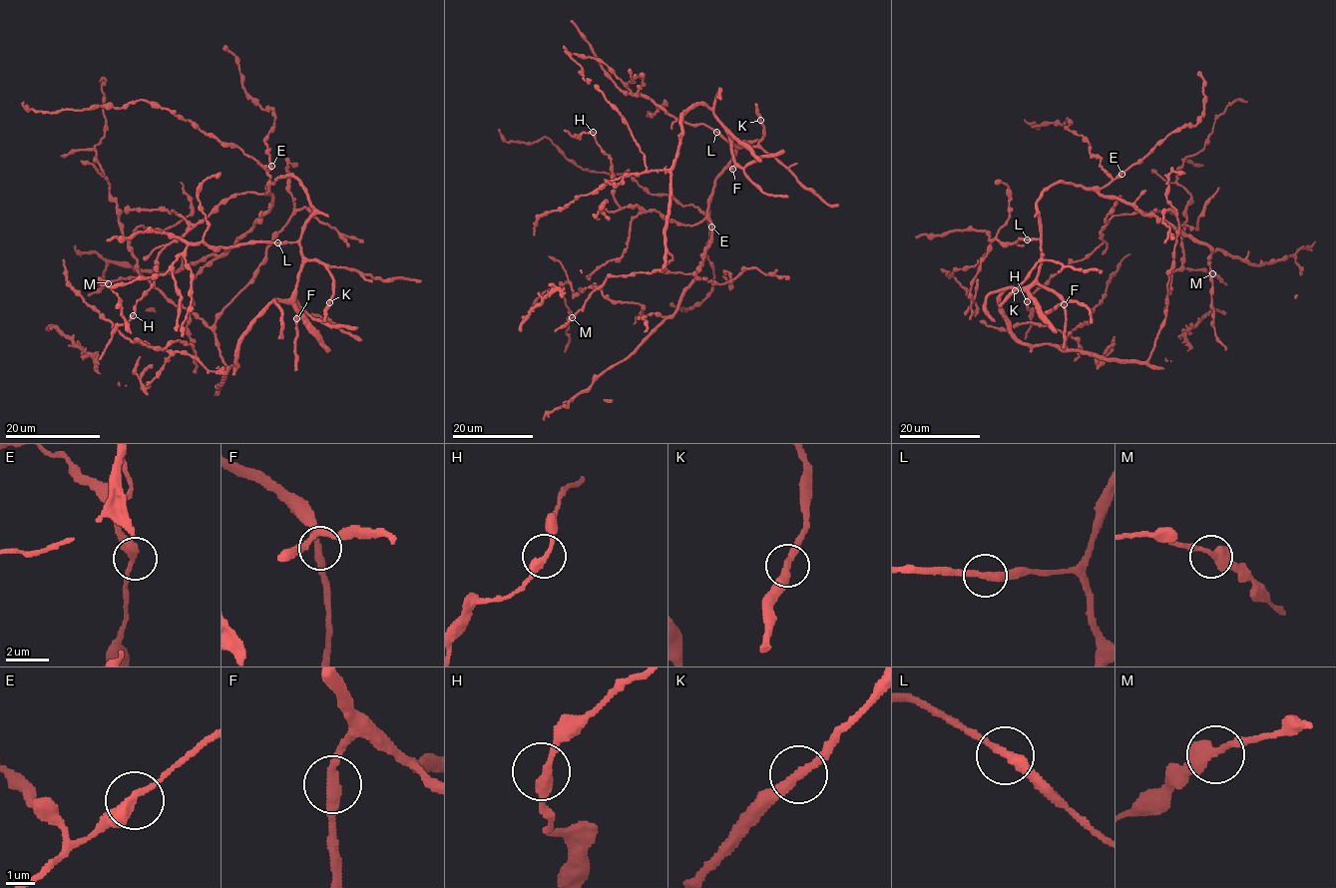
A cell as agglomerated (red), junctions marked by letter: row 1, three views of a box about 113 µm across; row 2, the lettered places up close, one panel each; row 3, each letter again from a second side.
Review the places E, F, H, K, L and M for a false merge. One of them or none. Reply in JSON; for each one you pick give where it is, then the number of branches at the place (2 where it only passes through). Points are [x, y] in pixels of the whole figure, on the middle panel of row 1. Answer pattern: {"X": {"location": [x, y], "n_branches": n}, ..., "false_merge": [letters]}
{"false_merge": []}

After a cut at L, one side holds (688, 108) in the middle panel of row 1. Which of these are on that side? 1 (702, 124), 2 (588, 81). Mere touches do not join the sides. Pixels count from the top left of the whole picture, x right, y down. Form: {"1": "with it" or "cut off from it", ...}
{"1": "cut off from it", "2": "with it"}

